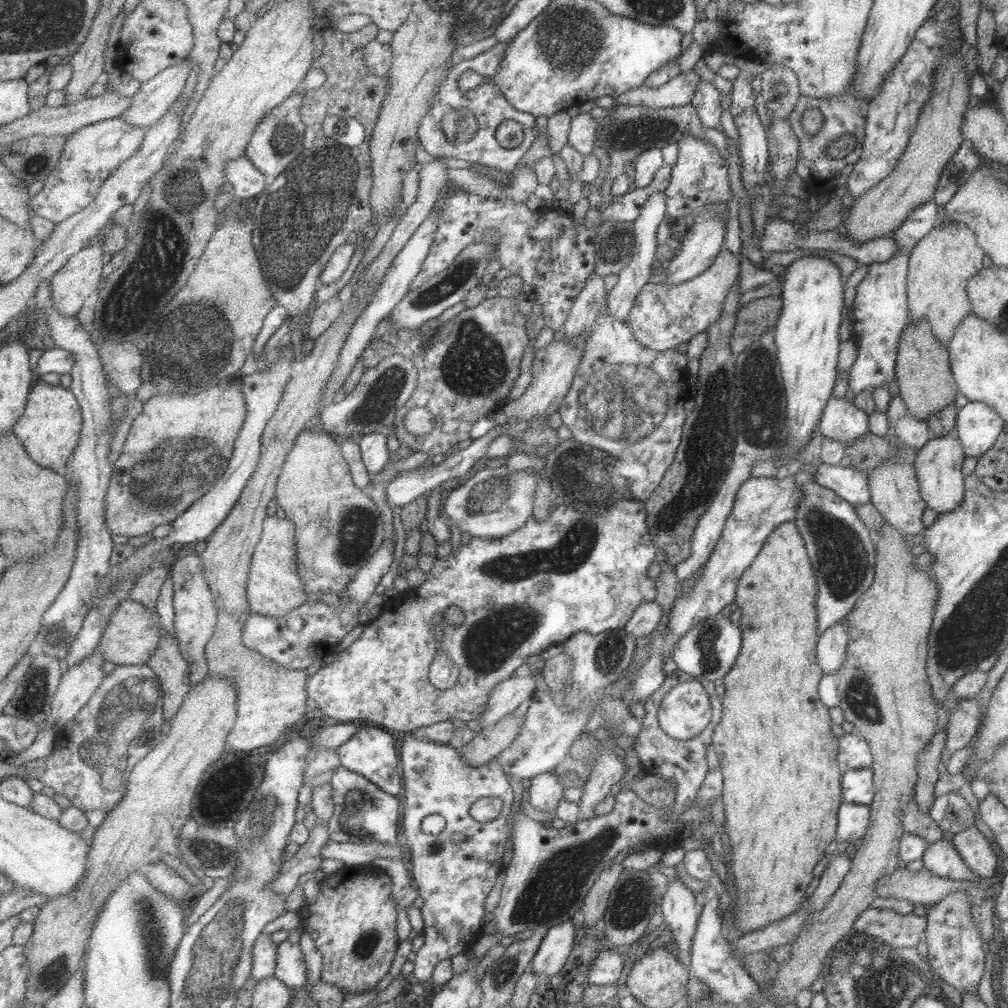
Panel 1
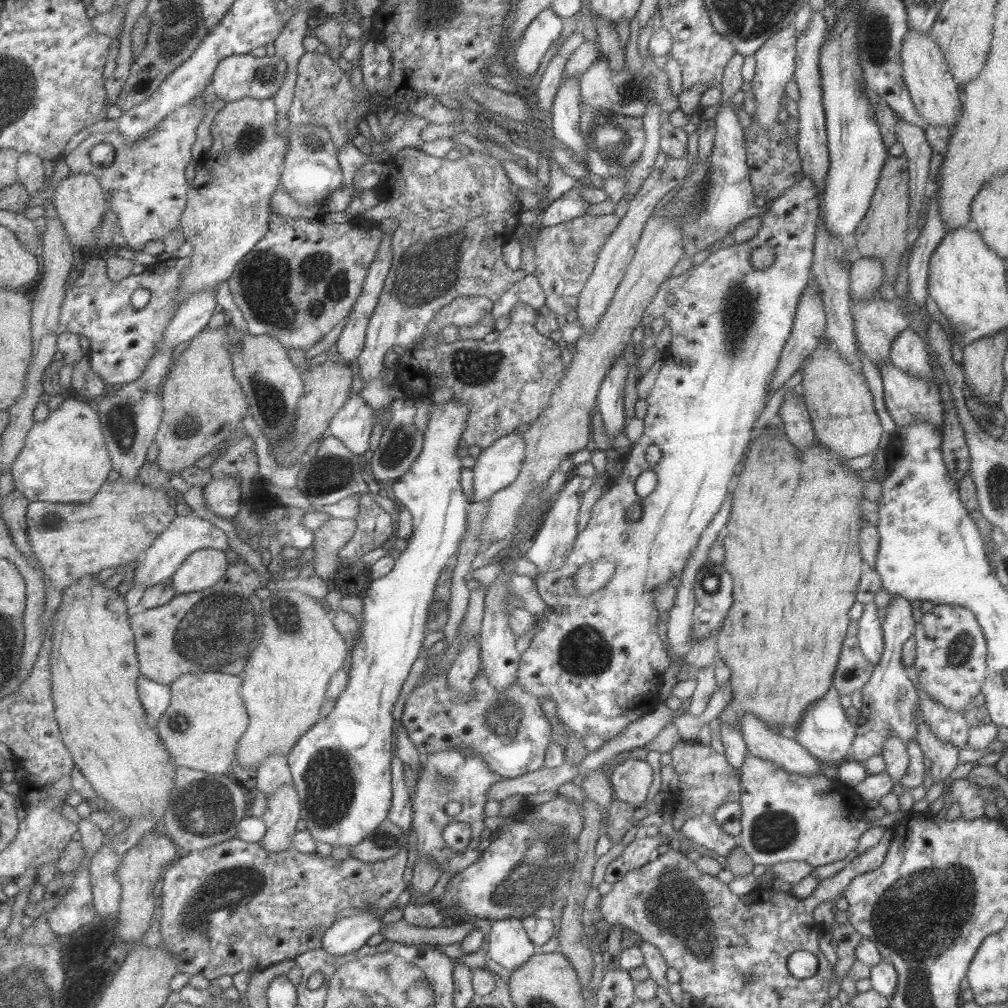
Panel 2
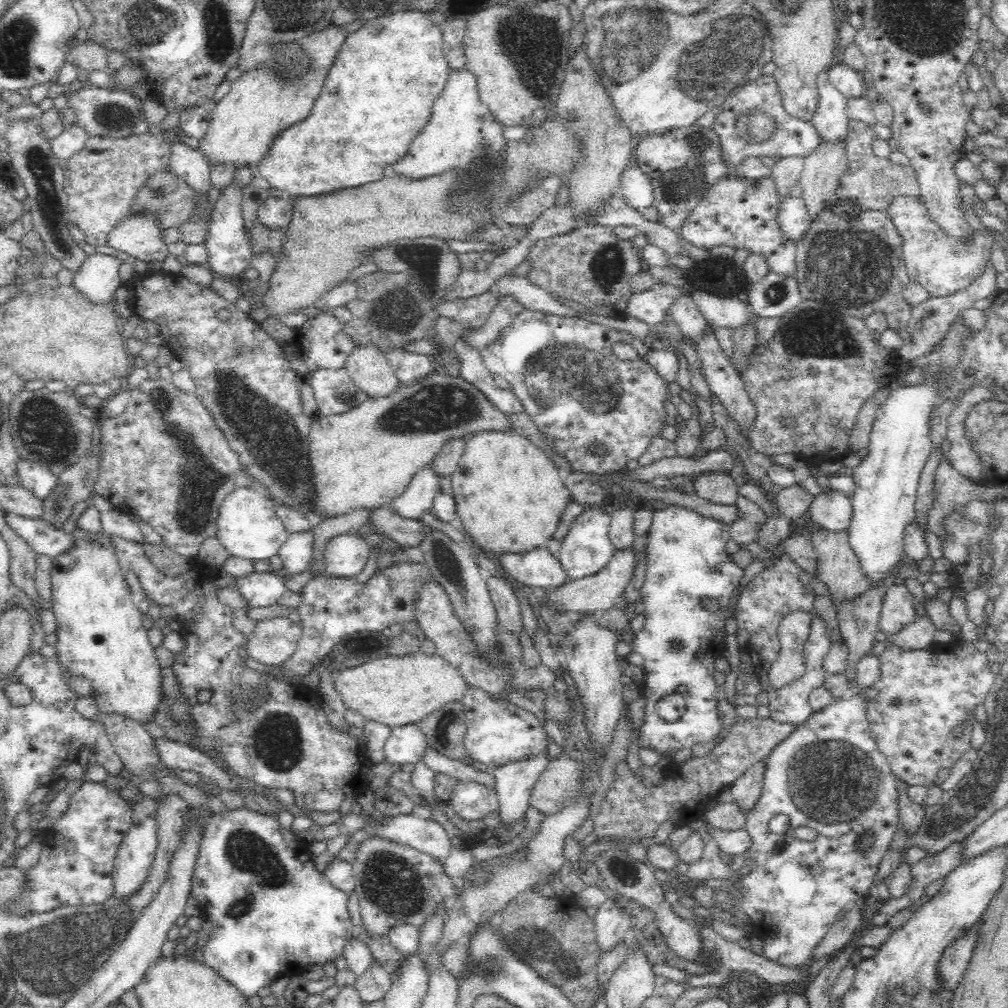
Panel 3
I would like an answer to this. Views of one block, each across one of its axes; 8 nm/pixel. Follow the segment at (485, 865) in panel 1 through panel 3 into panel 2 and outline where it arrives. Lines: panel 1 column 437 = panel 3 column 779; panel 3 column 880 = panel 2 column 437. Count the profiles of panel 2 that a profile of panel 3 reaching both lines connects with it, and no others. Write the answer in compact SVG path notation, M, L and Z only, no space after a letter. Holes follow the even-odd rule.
M455 746L451 750L434 752L426 758L424 768L421 772L417 772L417 783L413 795L415 803L413 827L417 838L417 858L421 855L427 855L441 863L442 872L455 872L453 875L455 876L481 858L483 850L479 851L477 848L479 848L481 840L488 836L485 817L486 804L490 798L489 792L493 785L505 778L491 770L482 756L474 754L474 750L465 750ZM451 801L457 801L462 805L460 813L456 816L449 816L445 812L447 802ZM451 822L466 823L472 828L470 844L462 853L454 856L443 838L443 830Z

